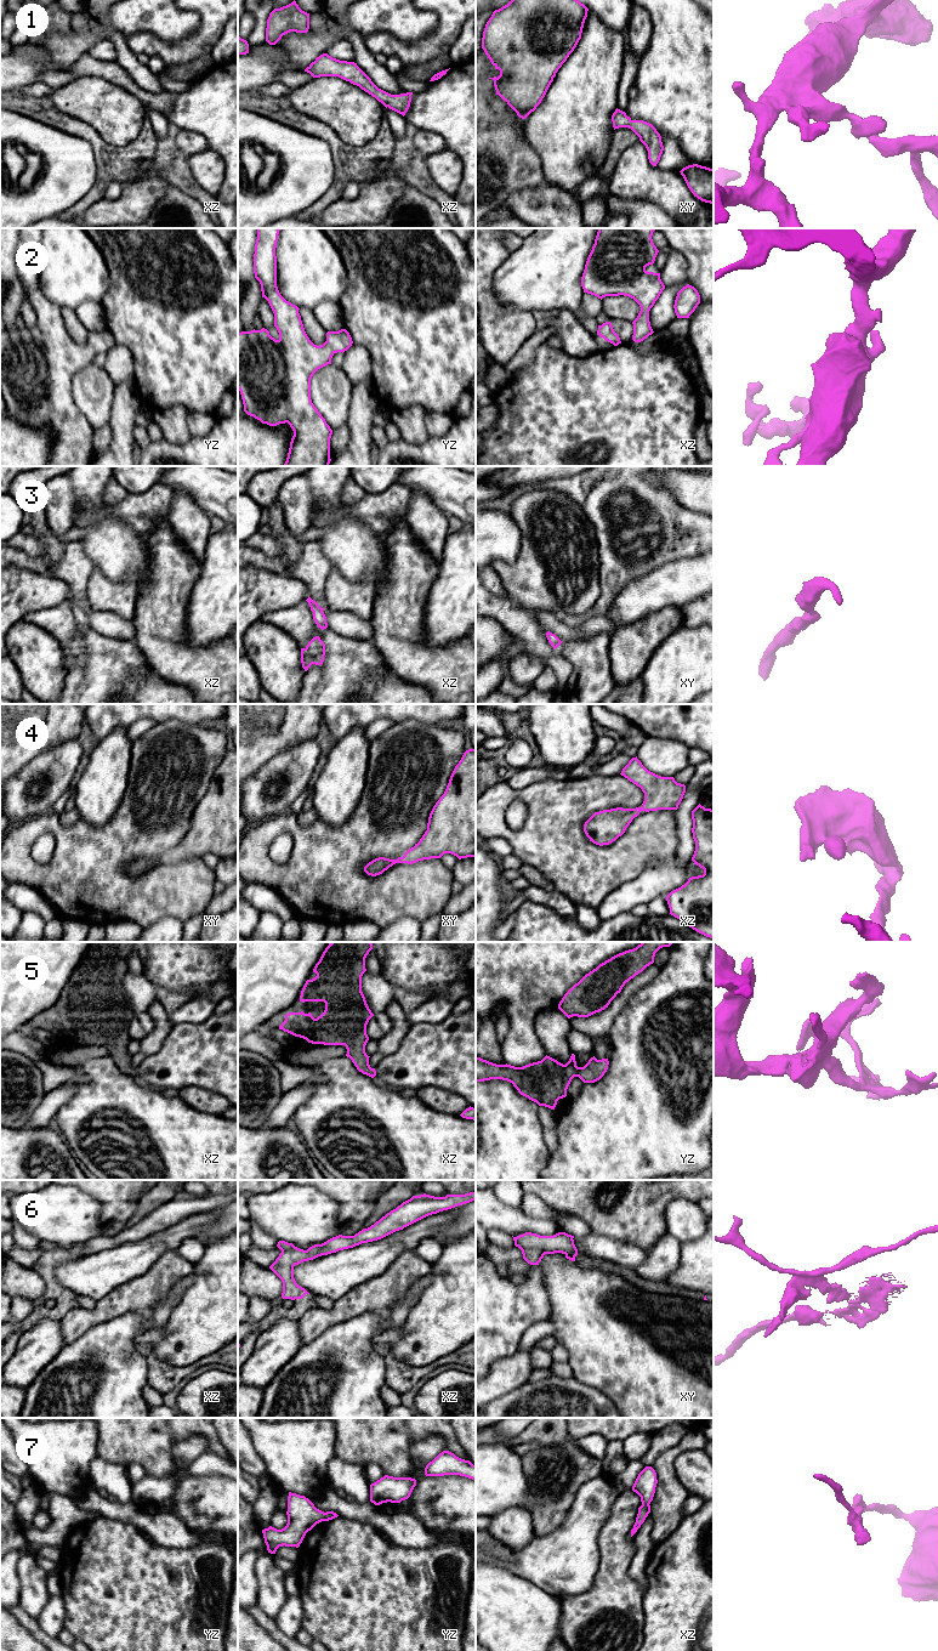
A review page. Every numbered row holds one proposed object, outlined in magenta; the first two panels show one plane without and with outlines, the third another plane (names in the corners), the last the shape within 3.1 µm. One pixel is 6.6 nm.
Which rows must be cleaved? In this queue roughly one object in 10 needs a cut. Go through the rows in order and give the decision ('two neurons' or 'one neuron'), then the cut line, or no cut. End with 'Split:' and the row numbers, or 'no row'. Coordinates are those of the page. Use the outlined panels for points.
1: one neuron | no cut
2: one neuron | no cut
3: one neuron | no cut
4: one neuron | no cut
5: one neuron | no cut
6: one neuron | no cut
7: one neuron | no cut
Split: no row

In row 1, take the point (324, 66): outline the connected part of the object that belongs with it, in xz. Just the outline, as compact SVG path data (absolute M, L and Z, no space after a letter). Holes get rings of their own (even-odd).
M323 53L317 57L315 61L305 69L305 72L309 73L313 78L339 76L349 81L375 97L386 108L388 107L403 117L410 107L413 92L391 95L379 89L354 62L340 61L332 58L328 53Z

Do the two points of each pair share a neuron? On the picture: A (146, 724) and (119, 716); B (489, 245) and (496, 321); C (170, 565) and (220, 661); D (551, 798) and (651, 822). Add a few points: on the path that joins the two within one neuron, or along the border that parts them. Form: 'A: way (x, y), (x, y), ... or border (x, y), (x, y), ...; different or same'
A: border (157, 722), (149, 719), (137, 719), (126, 727); different
B: way (488, 264), (488, 302); same
C: way (169, 596), (169, 641), (188, 661); same
D: way (564, 826), (591, 852), (620, 852), (623, 850); same

